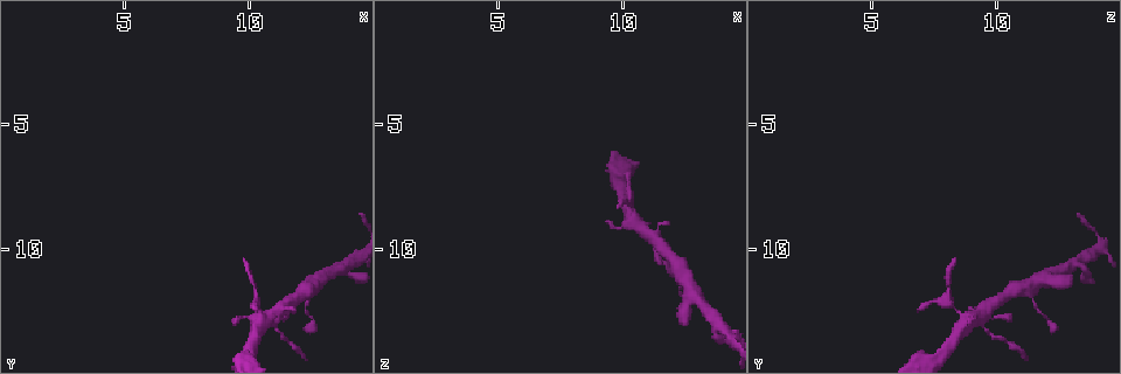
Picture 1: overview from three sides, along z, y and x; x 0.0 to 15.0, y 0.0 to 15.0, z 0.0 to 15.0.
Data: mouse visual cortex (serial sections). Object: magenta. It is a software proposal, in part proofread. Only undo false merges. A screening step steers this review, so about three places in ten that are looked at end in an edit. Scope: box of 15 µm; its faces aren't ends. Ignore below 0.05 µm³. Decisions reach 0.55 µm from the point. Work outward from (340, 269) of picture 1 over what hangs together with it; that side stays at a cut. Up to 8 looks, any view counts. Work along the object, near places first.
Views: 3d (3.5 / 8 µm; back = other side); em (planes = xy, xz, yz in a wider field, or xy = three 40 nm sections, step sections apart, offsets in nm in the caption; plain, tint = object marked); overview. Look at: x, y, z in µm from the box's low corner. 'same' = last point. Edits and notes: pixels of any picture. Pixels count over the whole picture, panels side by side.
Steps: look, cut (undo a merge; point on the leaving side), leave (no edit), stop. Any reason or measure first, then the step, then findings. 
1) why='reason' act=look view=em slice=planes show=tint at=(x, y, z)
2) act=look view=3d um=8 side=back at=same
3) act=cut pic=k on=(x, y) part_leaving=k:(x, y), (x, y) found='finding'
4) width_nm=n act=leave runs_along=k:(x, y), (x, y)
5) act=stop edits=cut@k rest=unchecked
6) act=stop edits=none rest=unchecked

act=look view=3d um=3.5 at=(12.6, 12.8, 12.2)

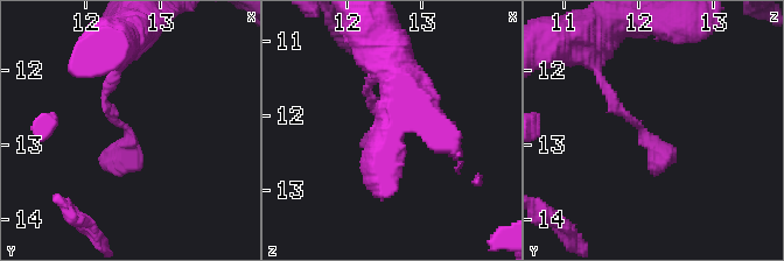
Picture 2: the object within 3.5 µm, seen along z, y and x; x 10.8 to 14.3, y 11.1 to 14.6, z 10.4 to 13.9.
why='now the EM' act=look view=em slice=xy step=5 show=plain at=(12.60, 12.90, 12.10)

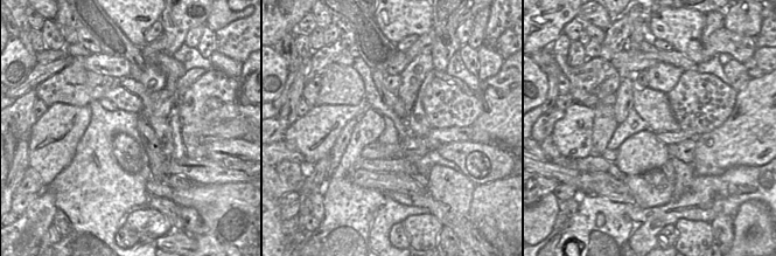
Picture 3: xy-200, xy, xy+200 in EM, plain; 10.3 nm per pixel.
act=look view=em slice=xy step=5 show=tint at=same

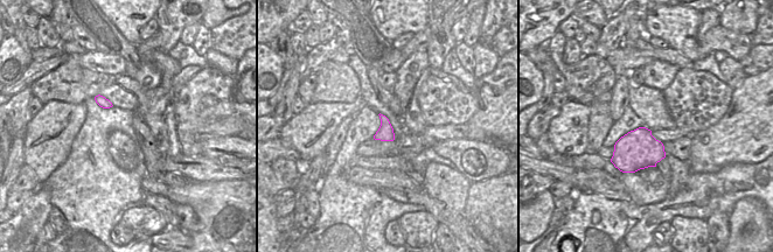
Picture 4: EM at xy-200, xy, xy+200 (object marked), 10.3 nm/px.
act=leave runs_along=2:(603, 86), (663, 154), (663, 169) found='one cell here'

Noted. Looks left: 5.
why='side arm on a straight run' act=look view=3d um=3.5 side=back at=(11.0, 12.8, 9.5)

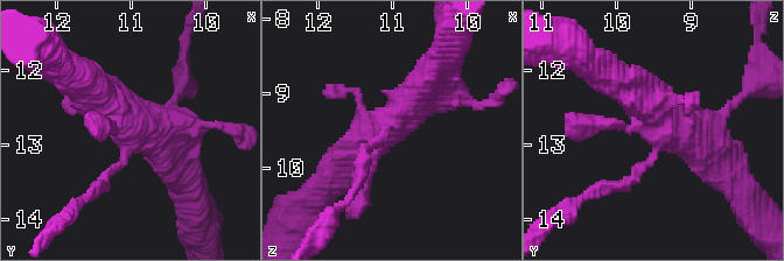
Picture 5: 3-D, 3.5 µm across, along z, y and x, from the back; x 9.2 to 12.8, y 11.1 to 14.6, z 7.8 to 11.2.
why='shape alone is not enough' act=look view=em slice=xy step=5 show=tint at=(11.05, 12.85, 9.45)

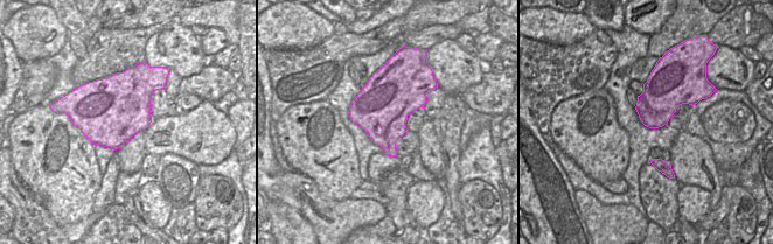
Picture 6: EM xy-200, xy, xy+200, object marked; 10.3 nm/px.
act=cut pic=5 on=(635, 178) part_leaving=5:(653, 154), (632, 180), (572, 209) found='a second cell is stuck on'

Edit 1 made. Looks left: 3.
act=stop edits=cut@5 rest=unchecked

